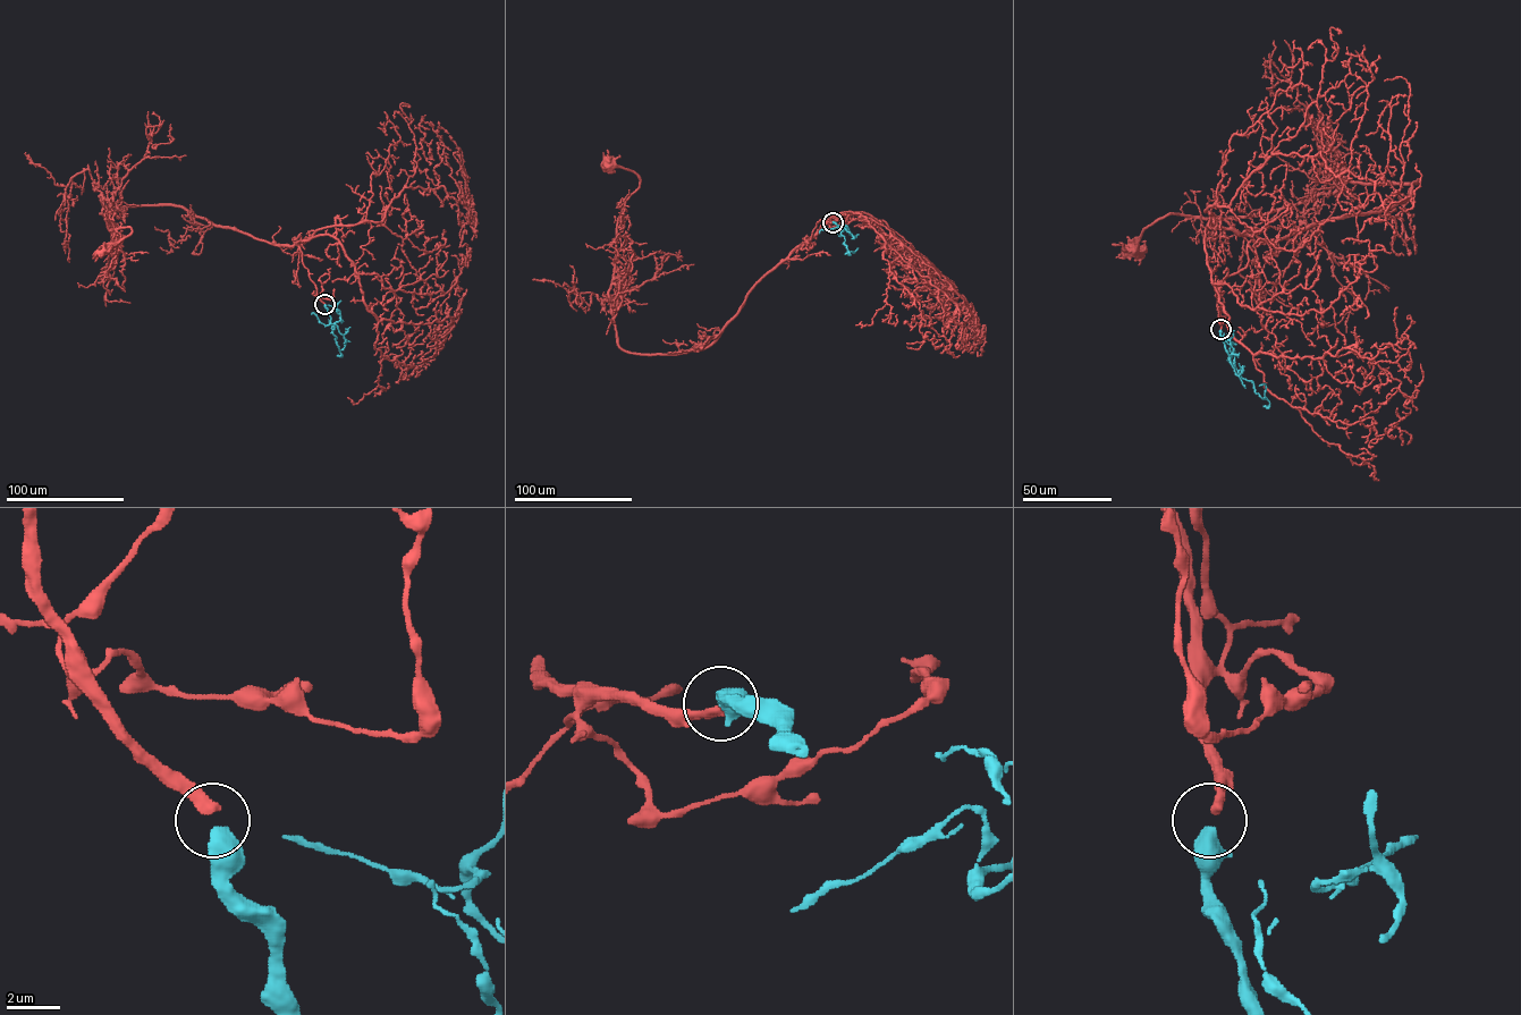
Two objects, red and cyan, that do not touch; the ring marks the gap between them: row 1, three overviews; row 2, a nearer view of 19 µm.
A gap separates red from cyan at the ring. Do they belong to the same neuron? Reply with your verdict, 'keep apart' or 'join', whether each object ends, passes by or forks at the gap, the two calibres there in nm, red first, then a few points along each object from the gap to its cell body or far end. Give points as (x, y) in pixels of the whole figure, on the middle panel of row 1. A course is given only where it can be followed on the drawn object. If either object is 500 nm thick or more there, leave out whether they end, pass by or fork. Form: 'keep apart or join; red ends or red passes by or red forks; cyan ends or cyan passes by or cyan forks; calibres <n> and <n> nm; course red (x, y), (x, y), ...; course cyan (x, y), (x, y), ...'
join; calibres 420 and 600 nm; course red (833, 222), (817, 222), (704, 348), (631, 353), (617, 340), (608, 289), (618, 218), (640, 178), (608, 163); course cyan (833, 222), (843, 228), (848, 252), (858, 248)

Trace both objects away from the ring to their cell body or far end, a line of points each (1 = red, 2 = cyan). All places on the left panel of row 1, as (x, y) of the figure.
1: (324, 304), (295, 244), (259, 240), (180, 206), (103, 205), (100, 213), (109, 230), (132, 231), (100, 251)
2: (324, 304), (340, 350), (349, 341)

